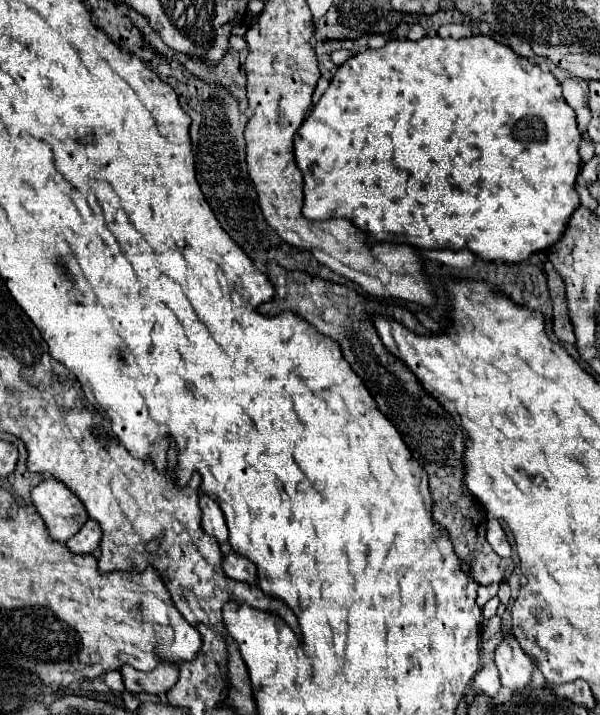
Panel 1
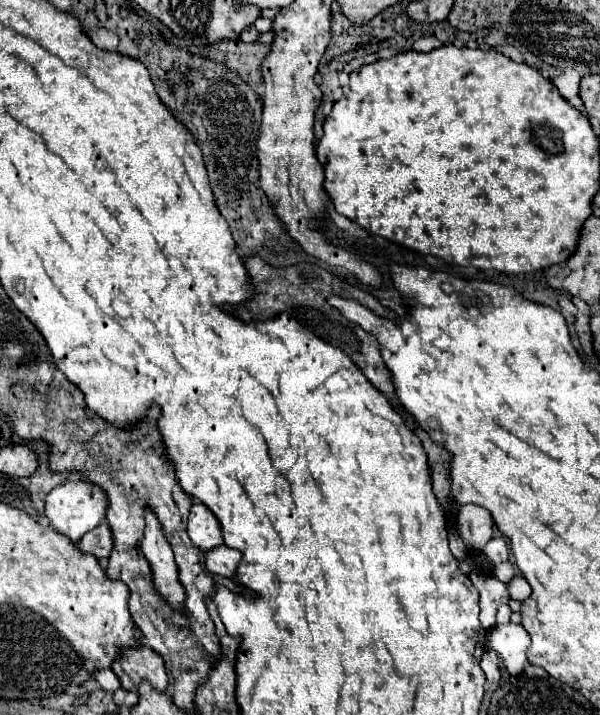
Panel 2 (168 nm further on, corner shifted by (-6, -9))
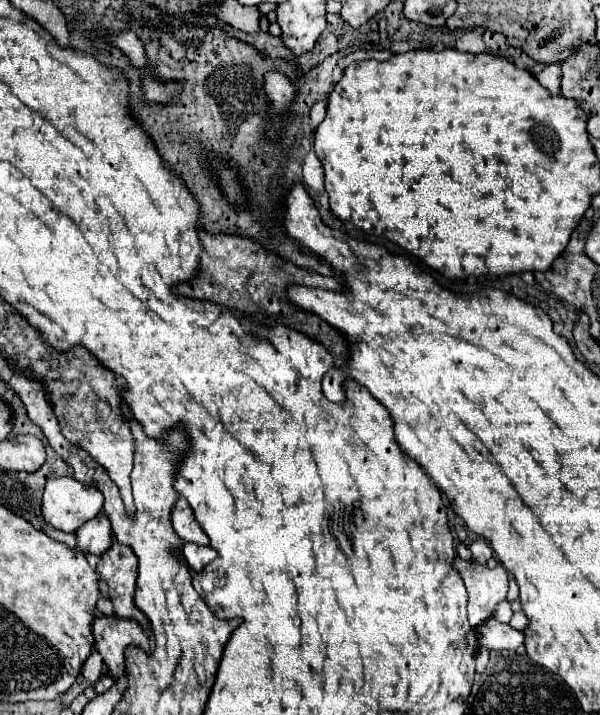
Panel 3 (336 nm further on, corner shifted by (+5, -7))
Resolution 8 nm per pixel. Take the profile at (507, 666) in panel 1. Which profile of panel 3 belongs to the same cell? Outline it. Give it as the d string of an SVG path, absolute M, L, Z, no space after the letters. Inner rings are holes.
M494 618L486 620L476 628L480 646L488 650L516 650L524 644L524 634L520 630L514 630L510 624L500 624Z

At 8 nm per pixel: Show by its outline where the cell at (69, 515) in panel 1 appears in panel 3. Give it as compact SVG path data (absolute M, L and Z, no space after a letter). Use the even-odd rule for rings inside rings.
M72 476L50 478L42 496L42 516L62 532L76 532L78 526L92 520L104 504L98 488L78 482Z

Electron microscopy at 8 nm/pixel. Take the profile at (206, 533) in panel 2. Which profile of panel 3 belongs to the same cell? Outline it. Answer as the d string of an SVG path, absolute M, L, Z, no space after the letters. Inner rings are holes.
M180 496L172 508L170 514L172 528L174 532L184 540L184 542L194 542L194 544L208 544L206 532L200 528L200 524L194 518L194 512L190 504Z

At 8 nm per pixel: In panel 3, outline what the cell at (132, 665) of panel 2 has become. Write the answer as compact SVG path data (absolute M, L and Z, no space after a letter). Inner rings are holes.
M100 614L96 616L92 630L96 638L94 648L116 680L124 676L124 650L128 646L138 646L144 652L150 652L150 638L134 620L108 618Z

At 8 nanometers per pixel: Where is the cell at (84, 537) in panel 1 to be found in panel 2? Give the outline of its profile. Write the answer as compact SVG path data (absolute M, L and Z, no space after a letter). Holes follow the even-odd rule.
M101 522L95 530L87 532L81 540L79 540L79 550L81 552L89 552L97 558L101 556L109 556L113 550L113 536L111 536L111 528L107 522Z

